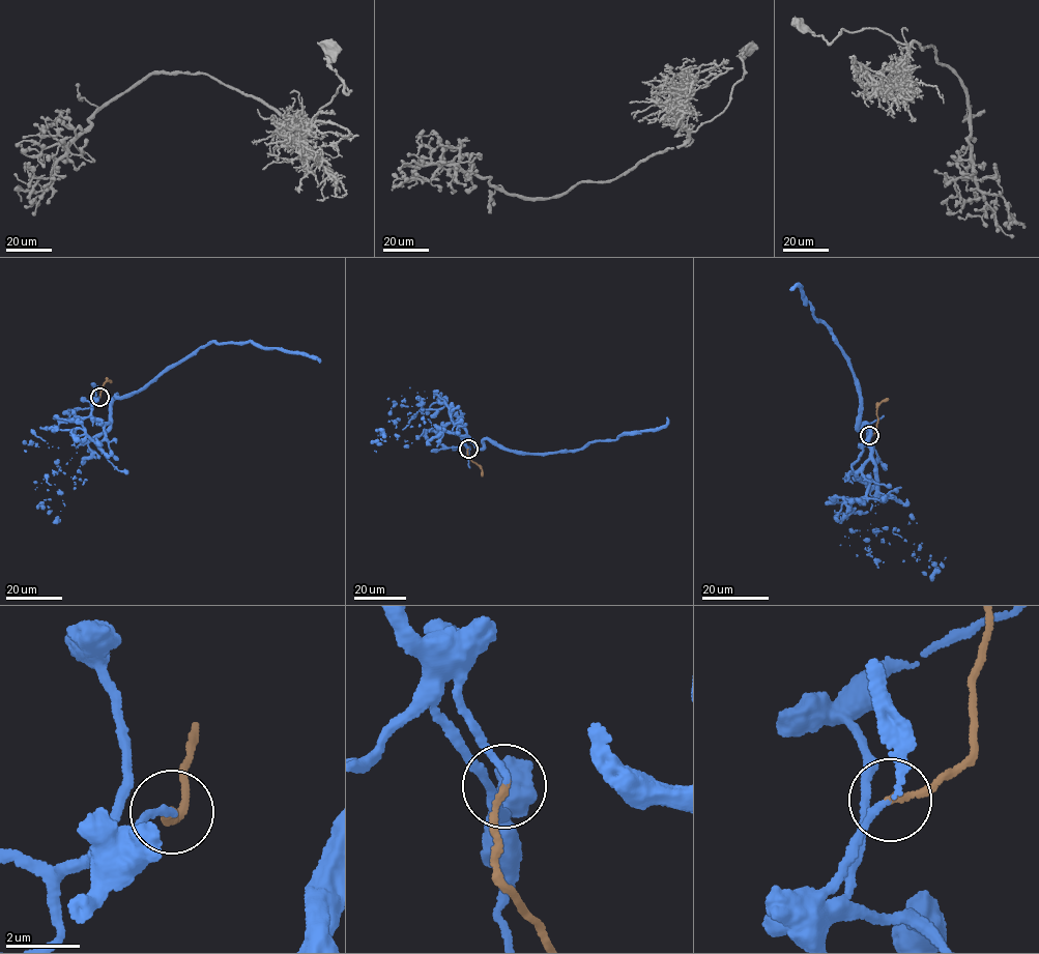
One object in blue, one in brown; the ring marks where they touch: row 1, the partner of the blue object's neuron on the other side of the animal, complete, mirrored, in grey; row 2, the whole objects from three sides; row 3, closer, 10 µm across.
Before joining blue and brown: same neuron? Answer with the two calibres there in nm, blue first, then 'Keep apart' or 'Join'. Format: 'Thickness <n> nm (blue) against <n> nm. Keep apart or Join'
Thickness 150 nm (blue) against 180 nm. Join

